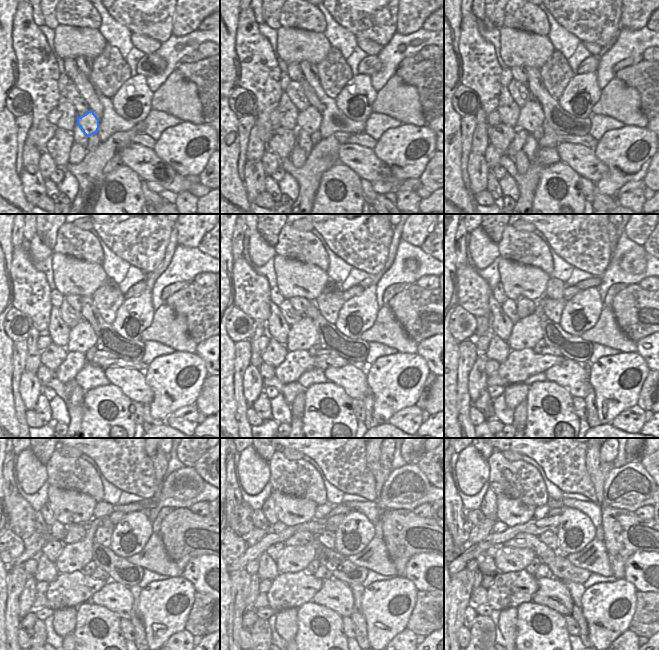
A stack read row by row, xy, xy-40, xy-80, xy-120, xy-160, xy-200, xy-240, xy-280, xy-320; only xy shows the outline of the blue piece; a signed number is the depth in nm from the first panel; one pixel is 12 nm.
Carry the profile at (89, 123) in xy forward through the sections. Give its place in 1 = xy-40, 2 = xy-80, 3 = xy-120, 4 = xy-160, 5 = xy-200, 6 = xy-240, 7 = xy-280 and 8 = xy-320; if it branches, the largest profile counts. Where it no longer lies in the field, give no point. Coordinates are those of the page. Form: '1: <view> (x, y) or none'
1: xy-40 (309, 120)
2: xy-80 (531, 116)
3: xy-120 (82, 337)
4: xy-160 (302, 335)
5: xy-200 (525, 334)
6: xy-240 (74, 557)
7: xy-280 (293, 559)
8: xy-320 (509, 559)

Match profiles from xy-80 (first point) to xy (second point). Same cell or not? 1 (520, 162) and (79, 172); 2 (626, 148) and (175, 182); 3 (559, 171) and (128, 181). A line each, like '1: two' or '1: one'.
1: two
2: two
3: one

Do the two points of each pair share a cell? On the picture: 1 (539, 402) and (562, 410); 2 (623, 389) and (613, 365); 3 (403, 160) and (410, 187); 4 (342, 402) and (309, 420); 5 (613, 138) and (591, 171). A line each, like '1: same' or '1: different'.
1: same
2: same
3: different
4: same
5: different

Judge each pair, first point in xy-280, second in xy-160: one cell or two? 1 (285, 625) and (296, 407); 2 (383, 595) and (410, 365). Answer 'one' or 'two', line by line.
1: two
2: one

